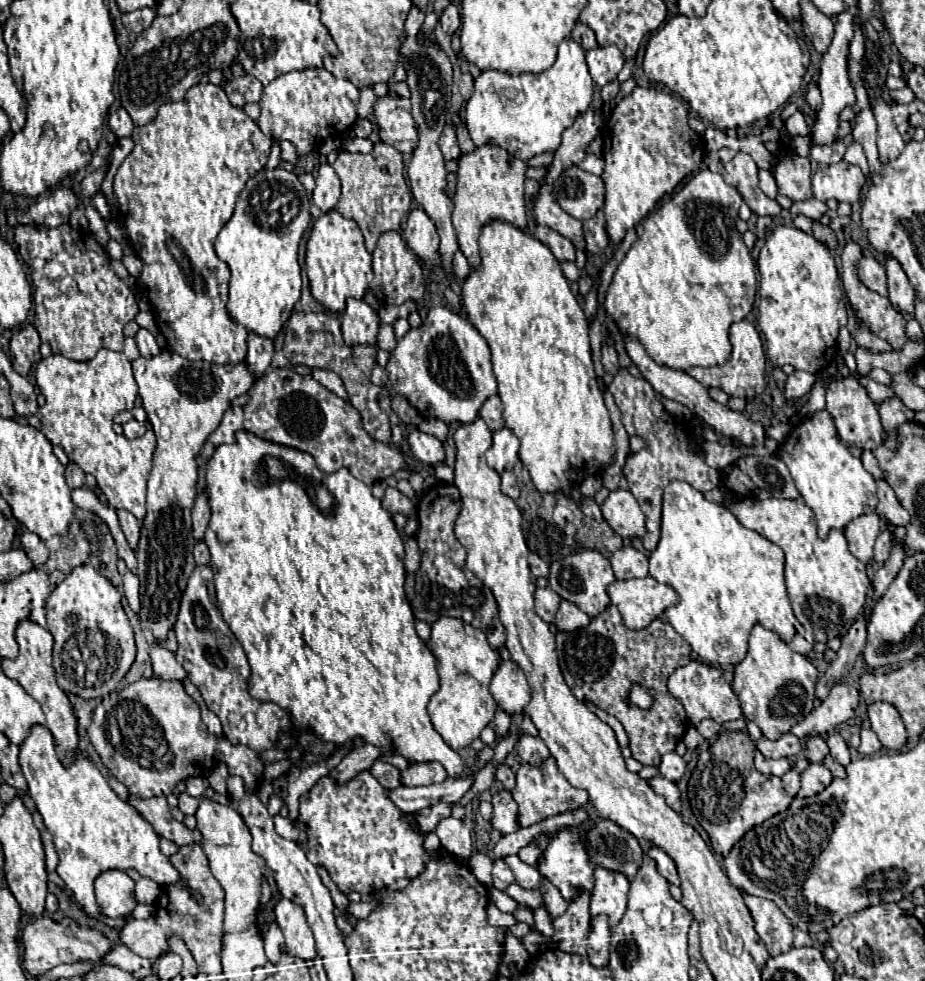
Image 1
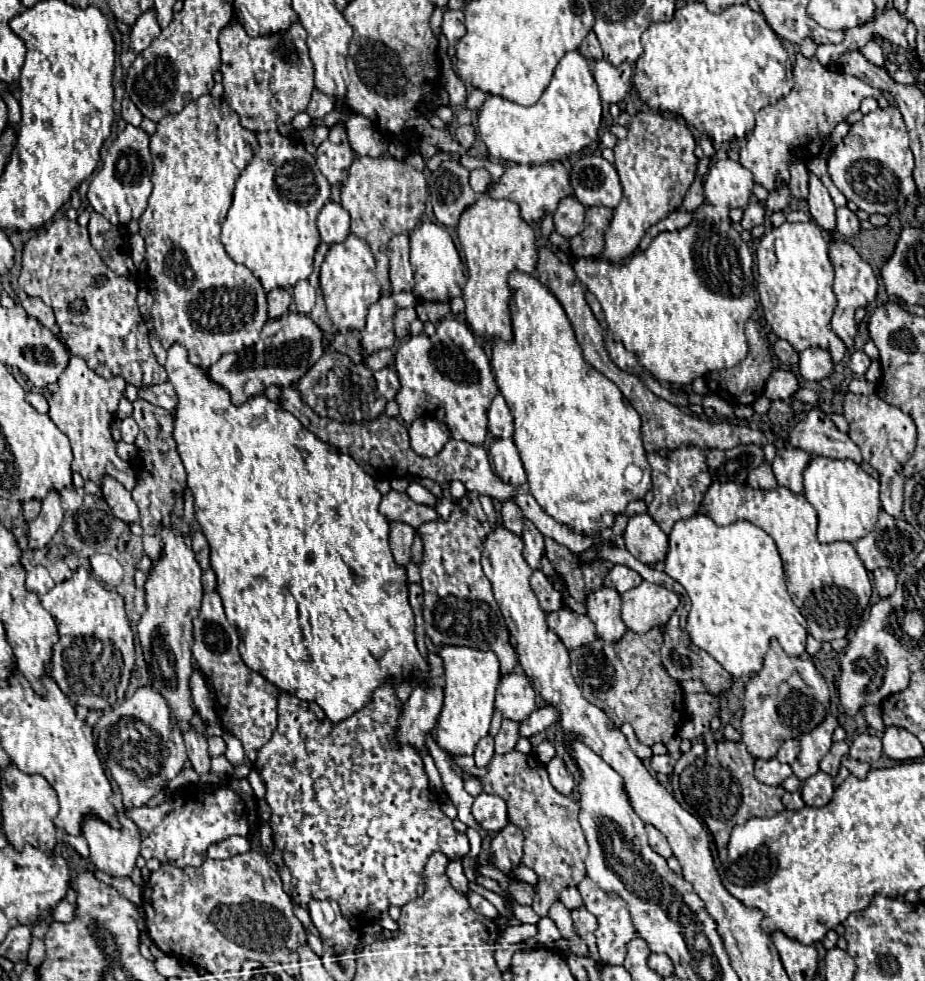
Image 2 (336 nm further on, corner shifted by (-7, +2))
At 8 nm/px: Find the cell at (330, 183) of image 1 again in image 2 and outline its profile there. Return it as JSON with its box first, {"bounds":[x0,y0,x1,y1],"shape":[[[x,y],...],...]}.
{"bounds":[317,201,349,243],"shape":[[[329,201],[317,217],[317,229],[323,243],[343,243],[343,239],[349,235],[349,213],[339,203]]]}

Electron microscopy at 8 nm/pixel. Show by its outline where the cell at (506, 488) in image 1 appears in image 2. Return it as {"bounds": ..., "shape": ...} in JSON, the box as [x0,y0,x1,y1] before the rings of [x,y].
{"bounds":[501,501,523,537],"shape":[[[505,501],[503,503],[501,517],[503,517],[503,527],[509,529],[511,533],[515,533],[517,537],[521,537],[521,531],[523,531],[523,513],[521,513],[521,509],[513,501]]]}

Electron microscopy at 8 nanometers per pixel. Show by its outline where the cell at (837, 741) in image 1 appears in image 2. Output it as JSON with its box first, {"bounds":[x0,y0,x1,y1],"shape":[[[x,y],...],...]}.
{"bounds":[841,757,869,779],"shape":[[[845,757],[845,759],[841,761],[841,765],[847,767],[847,769],[857,777],[857,779],[865,779],[867,773],[869,773],[869,765],[867,765],[867,763],[855,761],[855,759],[851,759],[851,757]]]}

